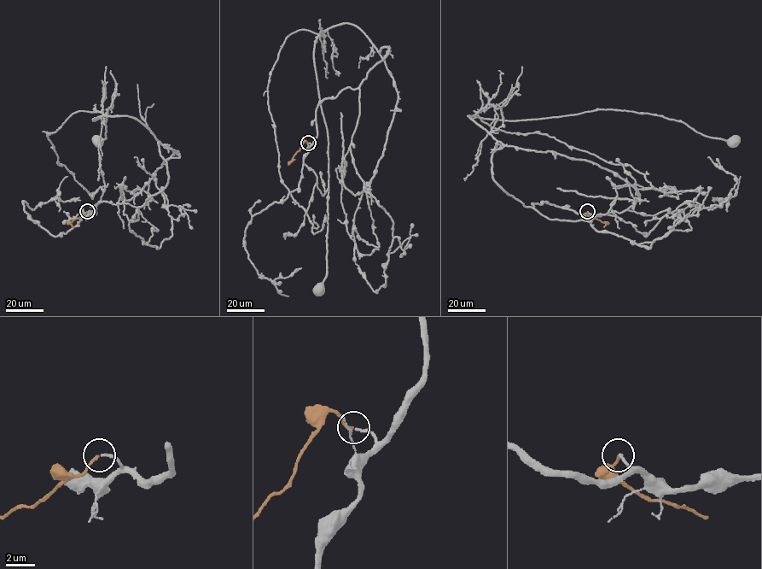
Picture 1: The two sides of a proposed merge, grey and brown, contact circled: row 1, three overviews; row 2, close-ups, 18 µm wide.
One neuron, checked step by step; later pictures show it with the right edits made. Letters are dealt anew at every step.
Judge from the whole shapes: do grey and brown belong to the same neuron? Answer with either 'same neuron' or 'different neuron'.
same neuron

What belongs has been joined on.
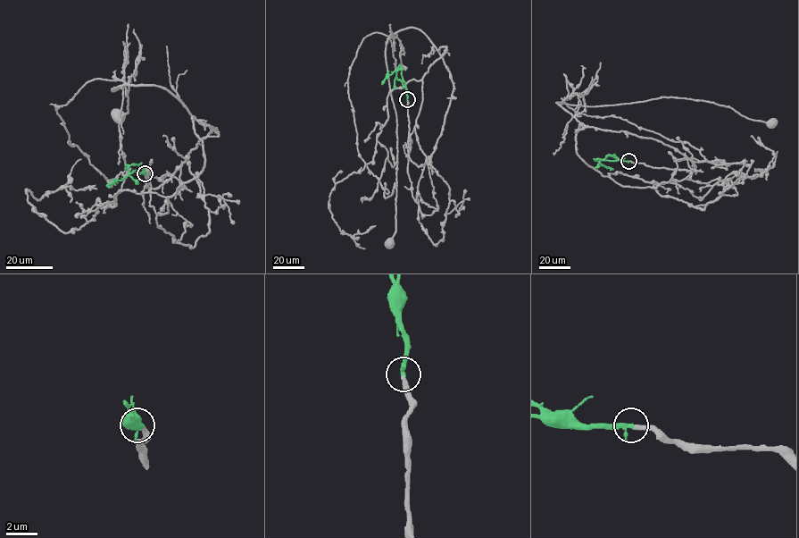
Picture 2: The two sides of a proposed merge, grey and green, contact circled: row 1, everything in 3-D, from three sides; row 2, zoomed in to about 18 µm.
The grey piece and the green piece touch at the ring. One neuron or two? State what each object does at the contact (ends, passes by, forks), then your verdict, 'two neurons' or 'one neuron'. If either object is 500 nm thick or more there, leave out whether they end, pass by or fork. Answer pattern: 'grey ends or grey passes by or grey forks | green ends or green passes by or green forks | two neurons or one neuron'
grey ends | green ends | one neuron

